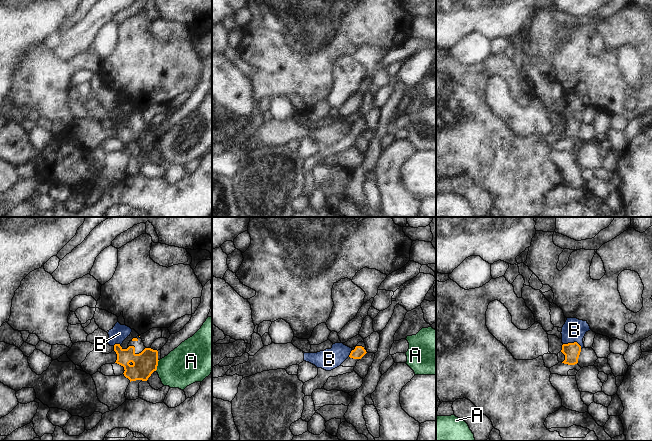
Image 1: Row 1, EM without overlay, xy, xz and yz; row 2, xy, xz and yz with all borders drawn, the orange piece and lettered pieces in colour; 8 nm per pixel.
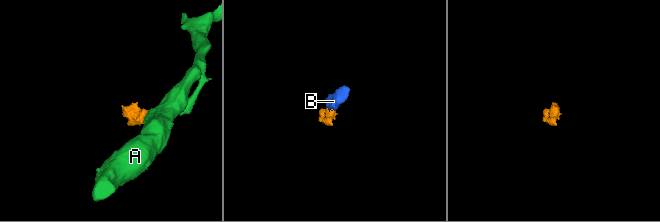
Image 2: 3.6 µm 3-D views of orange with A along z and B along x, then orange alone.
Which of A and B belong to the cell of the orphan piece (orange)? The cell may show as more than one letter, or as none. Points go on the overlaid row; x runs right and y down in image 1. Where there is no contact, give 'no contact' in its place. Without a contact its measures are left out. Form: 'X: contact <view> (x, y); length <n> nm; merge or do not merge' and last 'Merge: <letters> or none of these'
A: contact xy (157, 365); length 90 nm; do not merge
B: contact yz (574, 342); length 160 nm; merge
Merge: B

